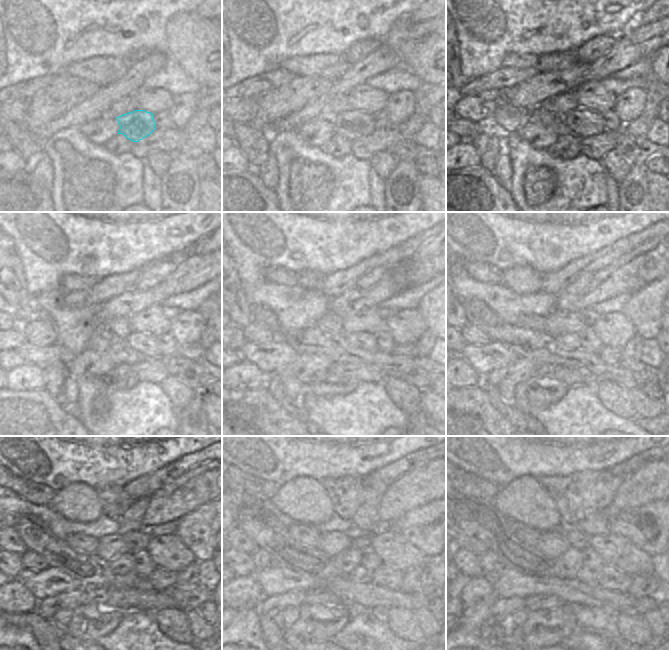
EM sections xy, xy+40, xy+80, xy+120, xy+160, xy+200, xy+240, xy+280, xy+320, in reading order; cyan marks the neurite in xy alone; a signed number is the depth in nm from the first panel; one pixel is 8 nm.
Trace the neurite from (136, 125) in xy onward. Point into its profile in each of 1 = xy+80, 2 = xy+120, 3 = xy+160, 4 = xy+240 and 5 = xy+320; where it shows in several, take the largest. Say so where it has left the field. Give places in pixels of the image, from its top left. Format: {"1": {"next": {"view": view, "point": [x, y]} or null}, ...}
{"1": {"next": {"view": "xy+80", "point": [584, 123]}}, "2": {"next": {"view": "xy+120", "point": [145, 344]}}, "3": {"next": {"view": "xy+160", "point": [368, 342]}}, "4": {"next": {"view": "xy+240", "point": [123, 564]}}, "5": {"next": {"view": "xy+320", "point": [568, 565]}}}

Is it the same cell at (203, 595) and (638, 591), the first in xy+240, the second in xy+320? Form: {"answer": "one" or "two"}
{"answer": "two"}

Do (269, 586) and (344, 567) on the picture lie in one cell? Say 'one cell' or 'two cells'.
two cells

